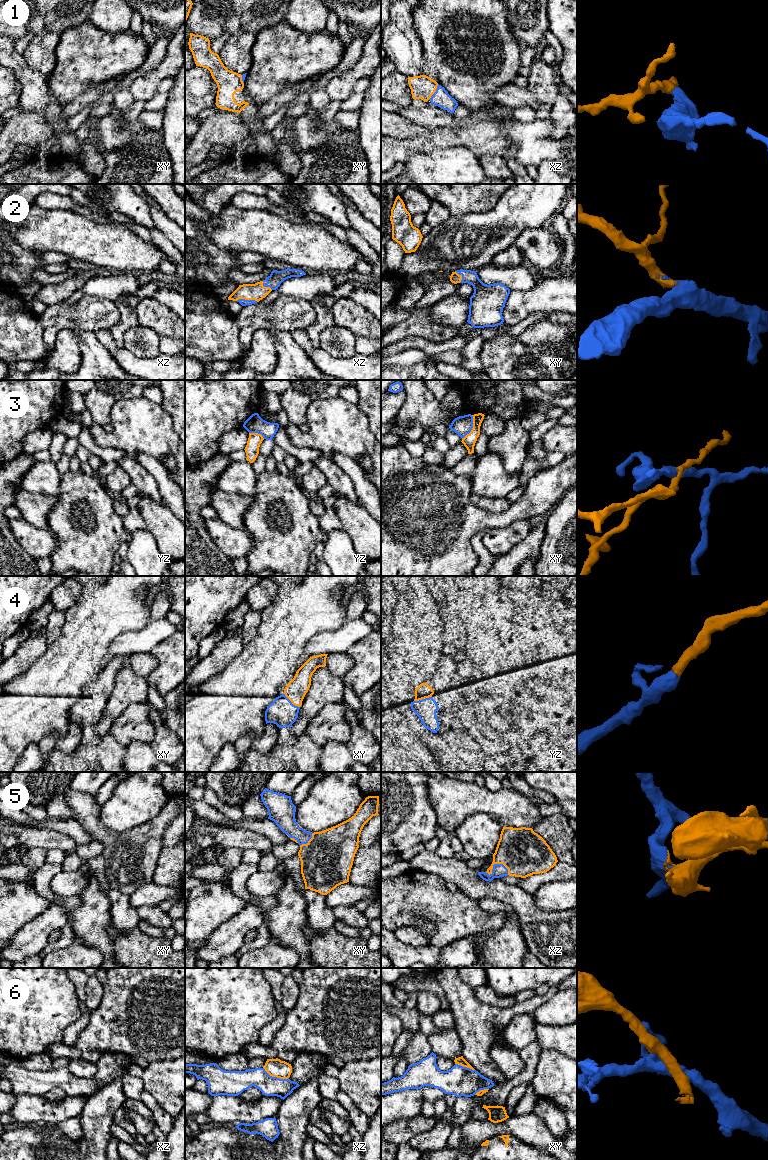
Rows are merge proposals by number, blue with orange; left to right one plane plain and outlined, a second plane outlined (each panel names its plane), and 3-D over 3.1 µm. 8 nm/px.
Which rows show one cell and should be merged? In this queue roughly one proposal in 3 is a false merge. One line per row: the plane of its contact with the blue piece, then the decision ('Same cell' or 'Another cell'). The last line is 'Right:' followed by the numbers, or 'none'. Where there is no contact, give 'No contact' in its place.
1: Touches blue in xz. Another cell
2: Touches blue in xz. Same cell
3: Touches blue in xy. Another cell
4: Touches blue in xy. Same cell
5: Touches blue in xz. Same cell
6: Touches blue in xz. Another cell
Right: 2, 4, 5

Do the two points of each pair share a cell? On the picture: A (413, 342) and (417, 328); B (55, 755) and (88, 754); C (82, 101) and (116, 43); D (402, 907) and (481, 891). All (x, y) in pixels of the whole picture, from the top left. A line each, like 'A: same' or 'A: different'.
A: different
B: same
C: different
D: different

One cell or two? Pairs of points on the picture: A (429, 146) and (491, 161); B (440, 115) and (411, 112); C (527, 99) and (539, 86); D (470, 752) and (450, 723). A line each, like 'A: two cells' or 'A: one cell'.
A: two cells
B: one cell
C: two cells
D: one cell

